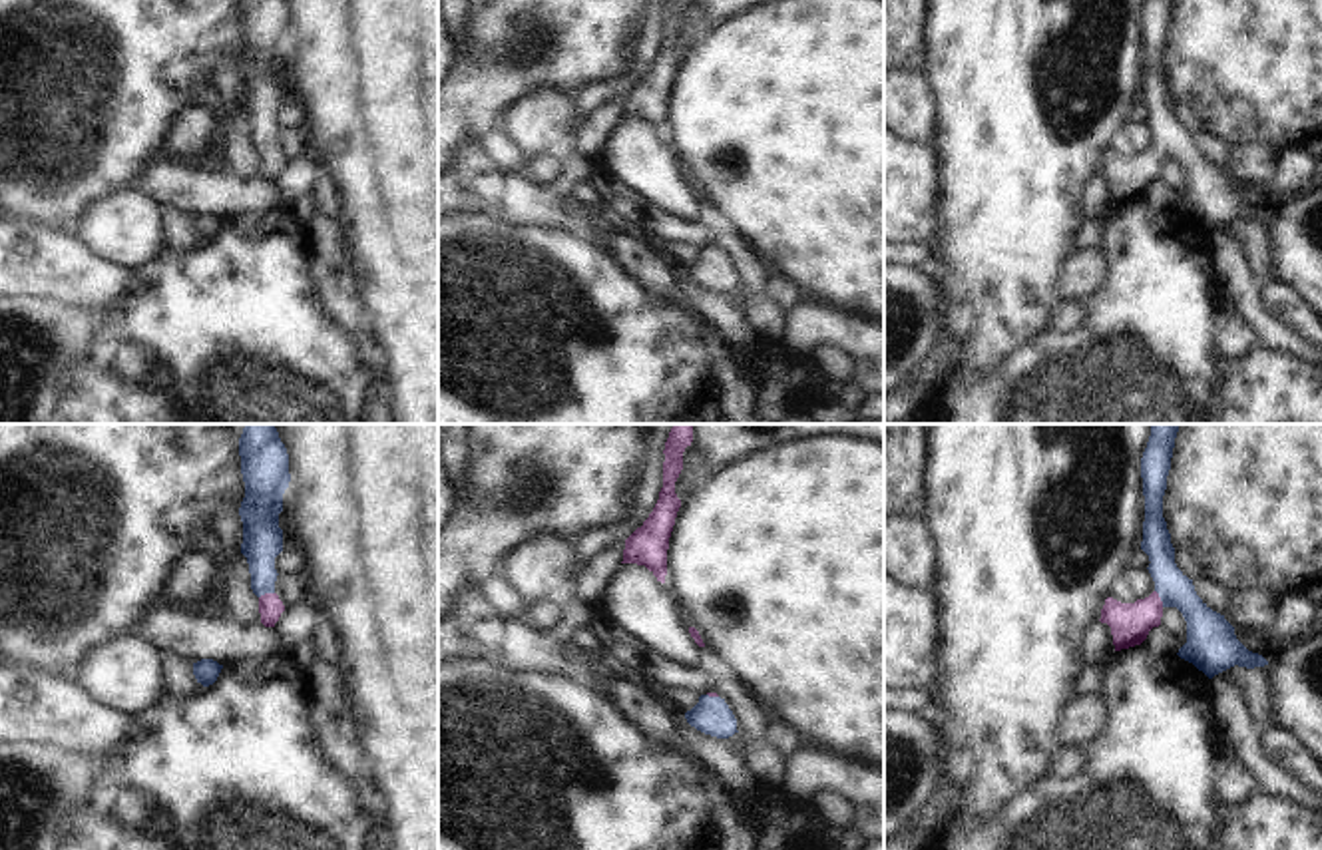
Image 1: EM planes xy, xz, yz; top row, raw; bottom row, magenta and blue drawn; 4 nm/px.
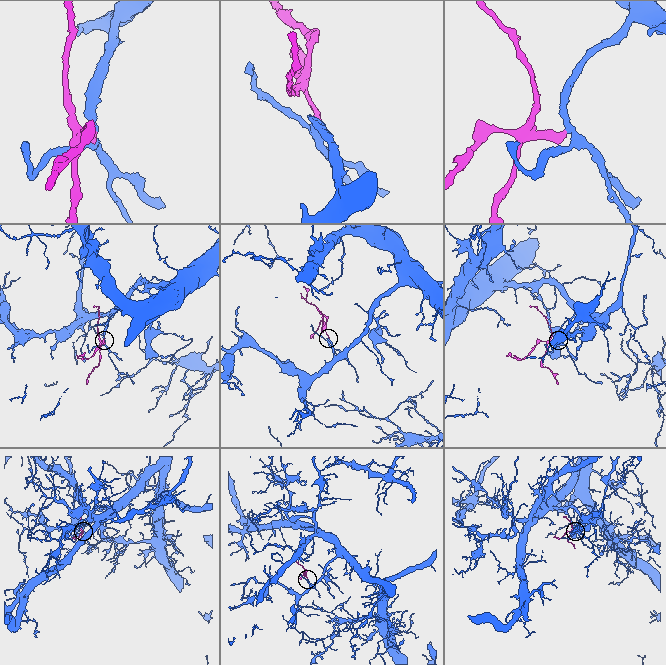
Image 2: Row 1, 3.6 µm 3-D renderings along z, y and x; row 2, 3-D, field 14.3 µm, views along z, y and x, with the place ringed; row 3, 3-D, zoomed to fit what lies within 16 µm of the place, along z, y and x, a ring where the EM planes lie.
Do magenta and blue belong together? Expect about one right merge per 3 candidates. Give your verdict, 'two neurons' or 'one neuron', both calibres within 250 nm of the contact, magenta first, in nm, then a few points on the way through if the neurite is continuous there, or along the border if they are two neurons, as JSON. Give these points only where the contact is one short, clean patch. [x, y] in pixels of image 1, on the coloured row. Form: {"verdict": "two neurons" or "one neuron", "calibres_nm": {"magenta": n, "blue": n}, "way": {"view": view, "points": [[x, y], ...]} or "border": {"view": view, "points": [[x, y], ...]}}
{"verdict": "one neuron", "calibres_nm": {"magenta": 160, "blue": 180}, "way": {"view": "yz", "points": [[1129, 624], [1159, 598], [1179, 598], [1209, 634]]}}

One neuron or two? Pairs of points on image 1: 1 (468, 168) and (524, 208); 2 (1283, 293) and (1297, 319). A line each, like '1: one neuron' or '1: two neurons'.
1: one neuron
2: one neuron

